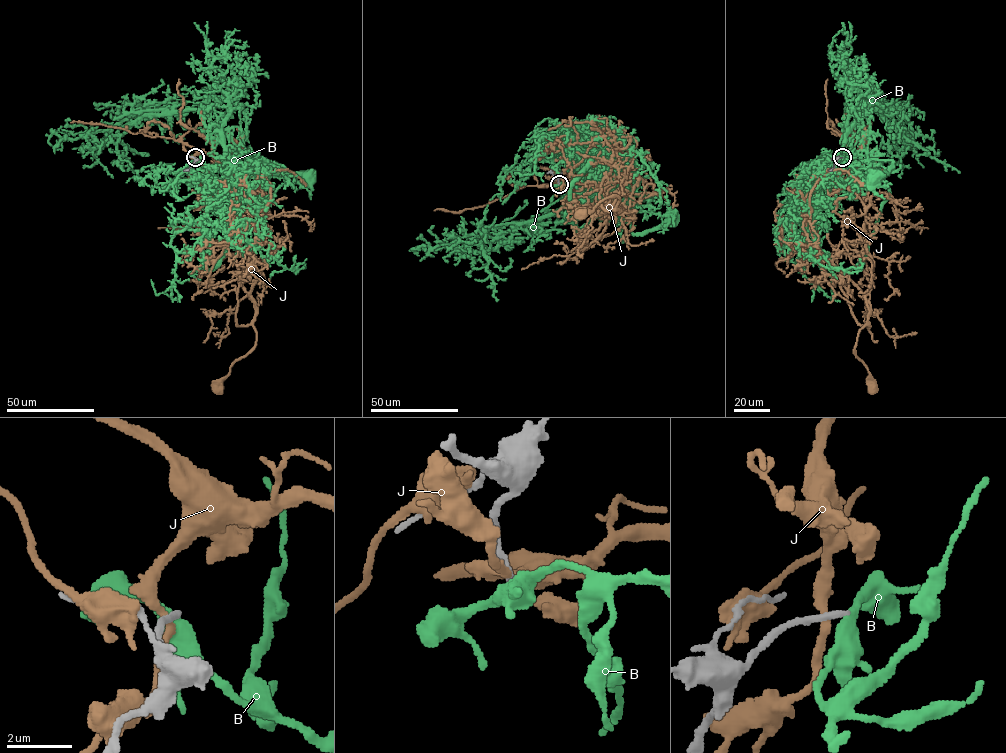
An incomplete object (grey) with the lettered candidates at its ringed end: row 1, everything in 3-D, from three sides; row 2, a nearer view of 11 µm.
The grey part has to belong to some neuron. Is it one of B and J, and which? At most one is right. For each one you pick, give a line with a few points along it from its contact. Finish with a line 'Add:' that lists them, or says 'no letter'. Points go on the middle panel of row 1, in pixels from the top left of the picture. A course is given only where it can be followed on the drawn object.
Add: no letter

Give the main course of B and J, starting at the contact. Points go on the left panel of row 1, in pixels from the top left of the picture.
B: (196, 157), (199, 162), (211, 165), (247, 150), (283, 168), (299, 183), (306, 183), (308, 176)
J: (195, 157), (222, 141), (238, 178), (245, 232), (235, 264), (255, 309), (255, 345), (218, 387)

